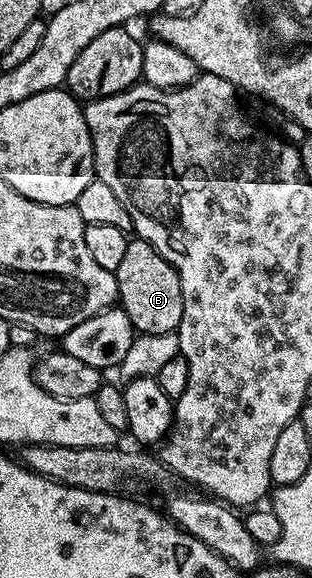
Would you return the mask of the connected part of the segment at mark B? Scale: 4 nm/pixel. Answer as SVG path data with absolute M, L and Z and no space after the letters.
M129 240L122 263L116 268L118 305L130 319L137 334L166 335L175 333L182 323L182 283L174 267L150 243Z

